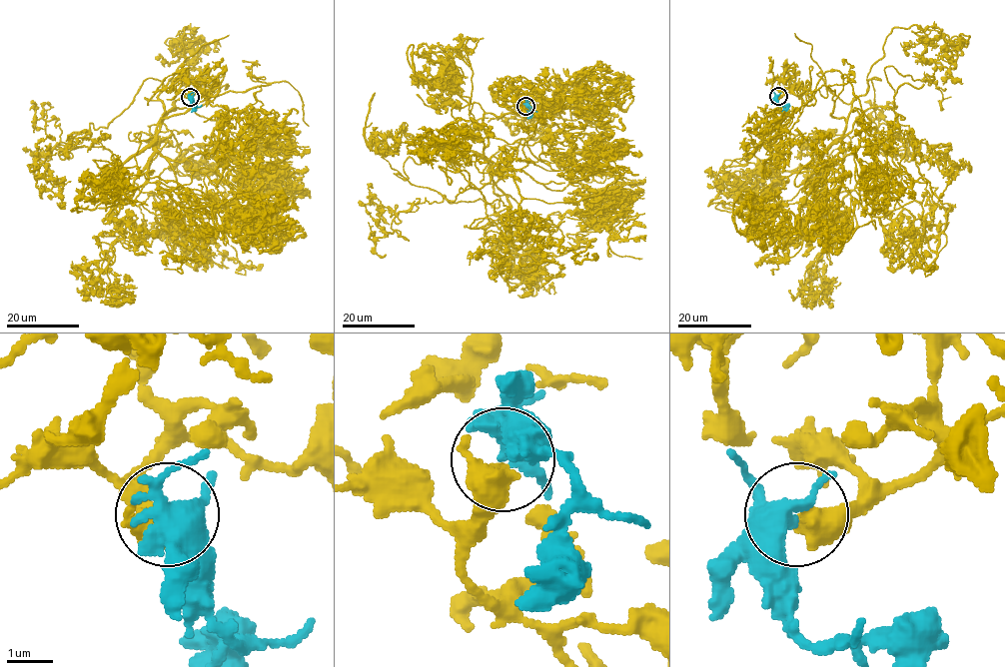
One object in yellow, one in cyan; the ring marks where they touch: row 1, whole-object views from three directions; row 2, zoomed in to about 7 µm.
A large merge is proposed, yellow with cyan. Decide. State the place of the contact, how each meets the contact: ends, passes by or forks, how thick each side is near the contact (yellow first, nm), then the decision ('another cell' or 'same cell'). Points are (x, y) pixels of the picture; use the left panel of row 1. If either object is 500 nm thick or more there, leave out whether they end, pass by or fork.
at (190, 97); 650 nm thick on the yellow side, 360 nm on the other; same cell

